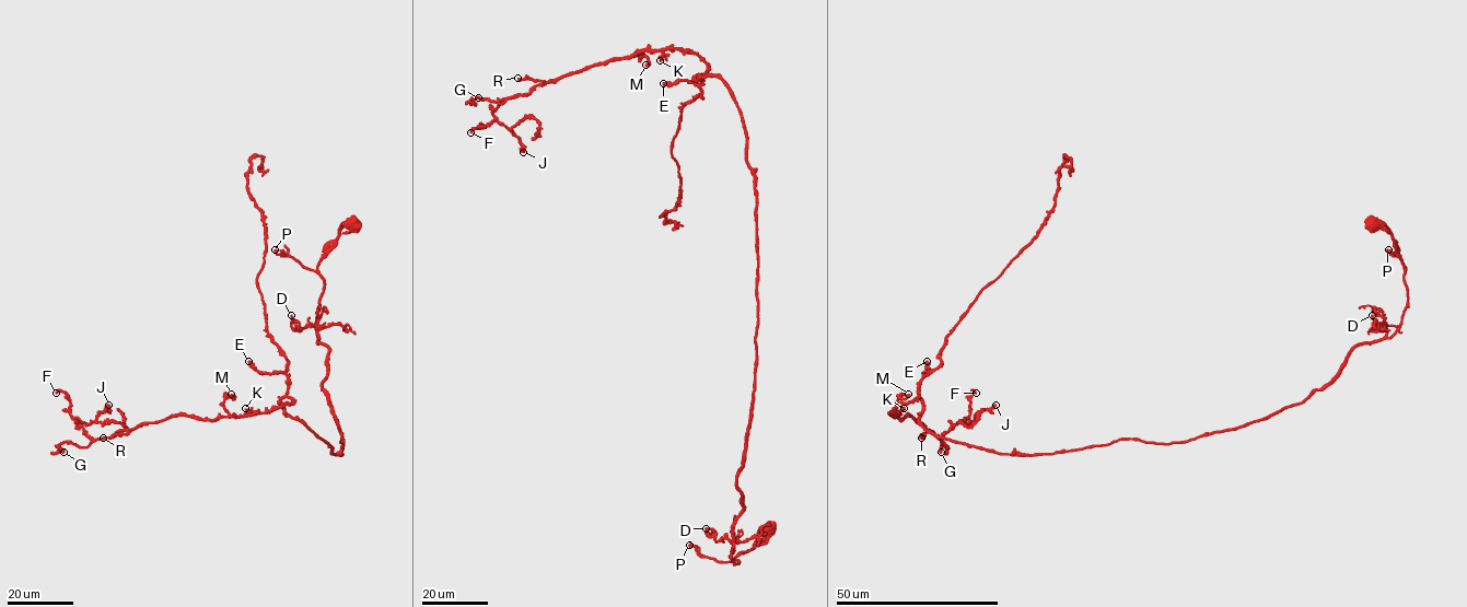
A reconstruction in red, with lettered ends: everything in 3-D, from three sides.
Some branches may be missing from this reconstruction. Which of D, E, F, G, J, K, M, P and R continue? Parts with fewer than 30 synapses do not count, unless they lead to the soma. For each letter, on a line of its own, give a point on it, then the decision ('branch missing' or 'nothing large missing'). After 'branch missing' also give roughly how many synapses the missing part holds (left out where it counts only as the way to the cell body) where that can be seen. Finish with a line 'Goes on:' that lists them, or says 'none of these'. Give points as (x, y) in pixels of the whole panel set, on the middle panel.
D: place (706, 528); nothing large missing
E: place (663, 83); nothing large missing
F: place (470, 132); nothing large missing
G: place (478, 97); nothing large missing
J: place (523, 152); nothing large missing
K: place (660, 60); nothing large missing
M: place (645, 65); nothing large missing
P: place (689, 545); nothing large missing
R: place (517, 78); branch missing; 30 synapses
Goes on: R

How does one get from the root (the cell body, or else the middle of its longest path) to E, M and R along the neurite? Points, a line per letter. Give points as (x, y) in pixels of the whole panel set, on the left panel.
E: (352, 222), (317, 268), (316, 335), (328, 348), (322, 389), (341, 454), (284, 410), (284, 373), (248, 361)
M: (352, 222), (317, 268), (322, 389), (341, 454), (284, 410), (289, 397), (232, 416), (231, 394)
R: (352, 222), (317, 268), (322, 389), (340, 454), (284, 410), (289, 397), (103, 438)

